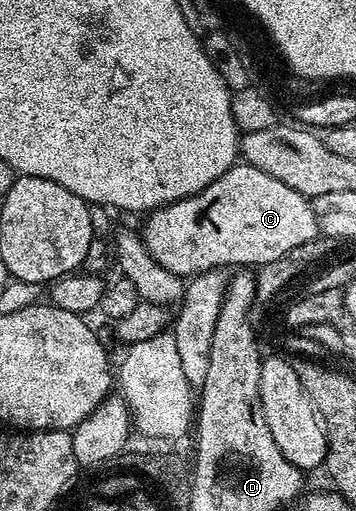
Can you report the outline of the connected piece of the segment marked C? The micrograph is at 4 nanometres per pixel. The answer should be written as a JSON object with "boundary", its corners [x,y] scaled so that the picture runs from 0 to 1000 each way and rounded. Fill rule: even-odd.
{"boundary":[[[694,319],[654,323],[612,350],[601,350],[601,358],[534,382],[520,393],[492,393],[427,411],[402,432],[399,466],[410,491],[466,530],[520,546],[629,523],[618,519],[728,523],[767,515],[843,477],[893,464],[893,442],[874,391],[826,374],[820,366],[803,366],[803,358],[781,358],[781,350],[747,342],[747,335],[725,335],[725,327]]]}

